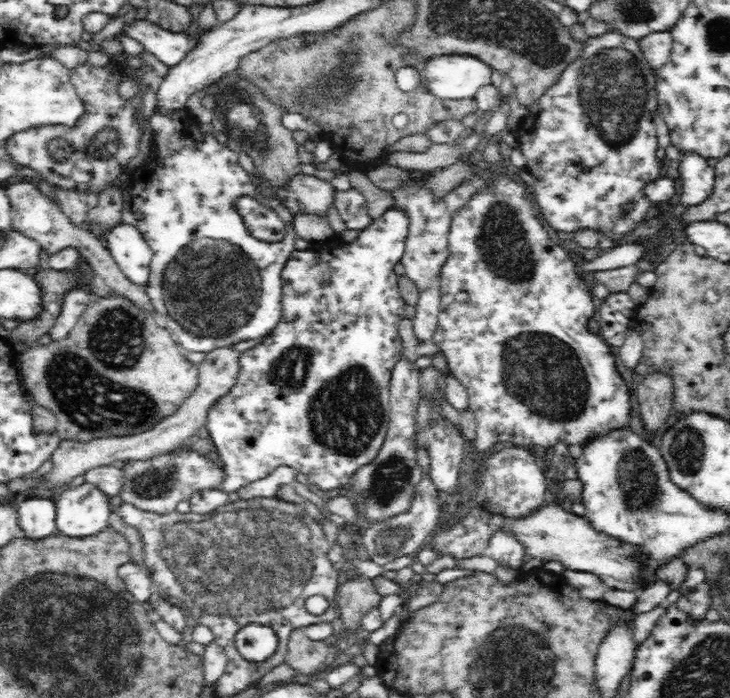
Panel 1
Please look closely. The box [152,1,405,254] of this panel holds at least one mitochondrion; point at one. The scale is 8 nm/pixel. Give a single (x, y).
(351, 56)

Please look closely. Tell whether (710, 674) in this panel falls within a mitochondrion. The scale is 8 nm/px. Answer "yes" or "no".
yes

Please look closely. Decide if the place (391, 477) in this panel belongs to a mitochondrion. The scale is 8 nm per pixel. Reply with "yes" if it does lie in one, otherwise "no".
yes

